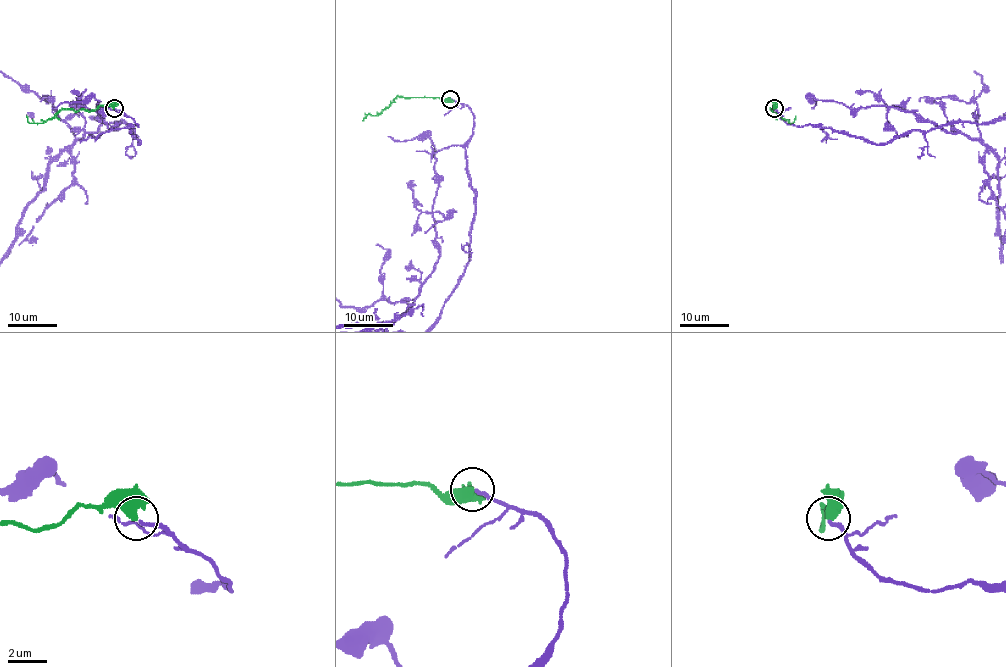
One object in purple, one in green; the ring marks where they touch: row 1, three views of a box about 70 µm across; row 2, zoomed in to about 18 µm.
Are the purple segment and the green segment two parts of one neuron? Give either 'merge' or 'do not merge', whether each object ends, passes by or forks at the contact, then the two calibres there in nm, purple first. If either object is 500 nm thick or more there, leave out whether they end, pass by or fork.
merge | 170/550 nm

